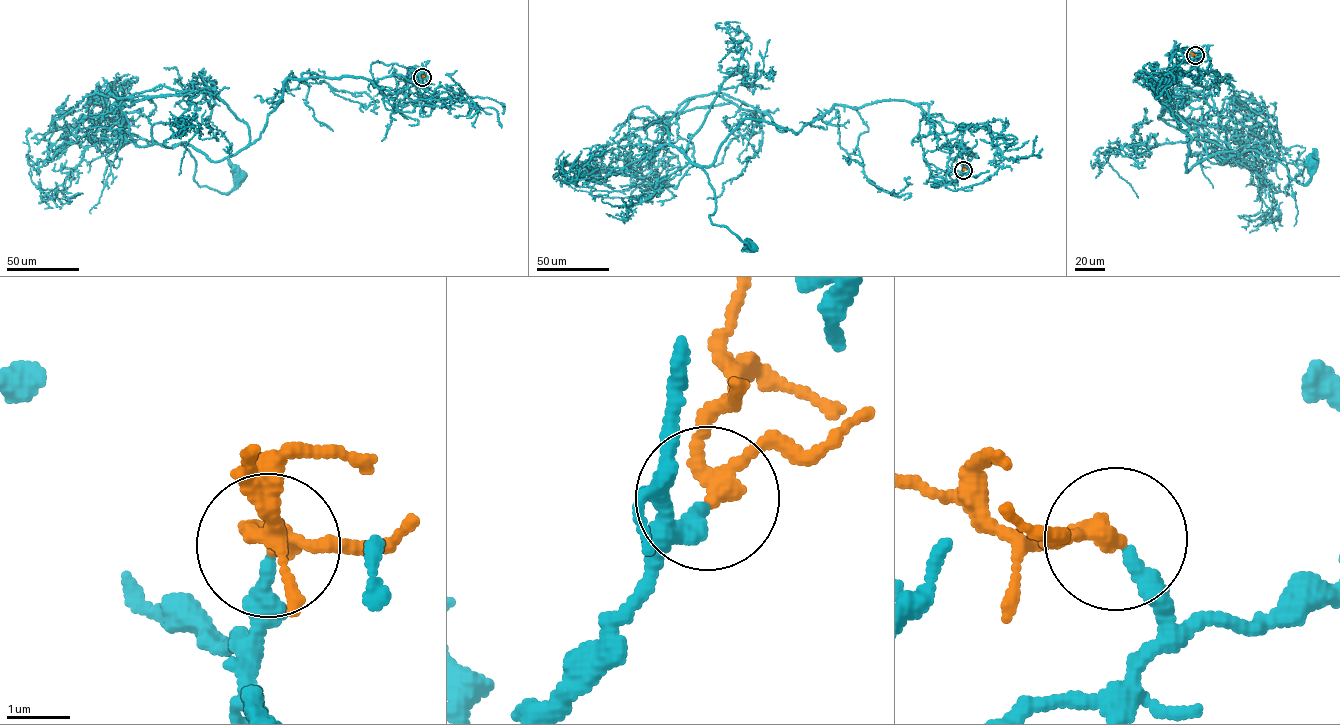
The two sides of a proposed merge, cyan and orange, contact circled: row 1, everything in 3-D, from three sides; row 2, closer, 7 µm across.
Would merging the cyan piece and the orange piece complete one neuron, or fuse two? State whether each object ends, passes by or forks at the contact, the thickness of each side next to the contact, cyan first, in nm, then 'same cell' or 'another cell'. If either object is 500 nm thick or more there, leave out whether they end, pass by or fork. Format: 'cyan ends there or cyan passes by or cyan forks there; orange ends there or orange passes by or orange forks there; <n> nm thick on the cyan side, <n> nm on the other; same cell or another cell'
cyan ends there; orange passes by; 280 nm thick on the cyan side, 260 nm on the other; same cell

